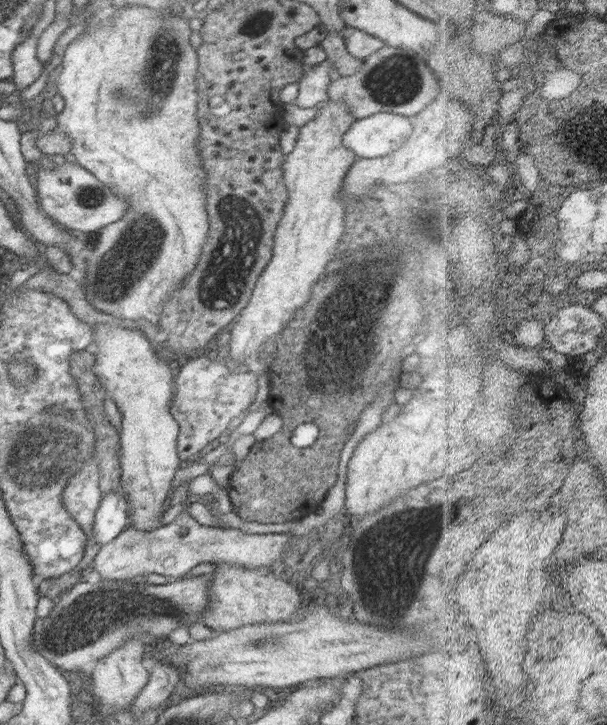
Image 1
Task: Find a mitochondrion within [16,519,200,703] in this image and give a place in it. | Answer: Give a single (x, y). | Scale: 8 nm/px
(90, 624)

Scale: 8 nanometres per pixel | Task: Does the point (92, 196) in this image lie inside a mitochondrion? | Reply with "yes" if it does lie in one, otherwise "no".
yes

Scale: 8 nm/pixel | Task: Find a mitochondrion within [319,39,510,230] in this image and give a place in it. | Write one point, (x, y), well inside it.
(394, 87)

